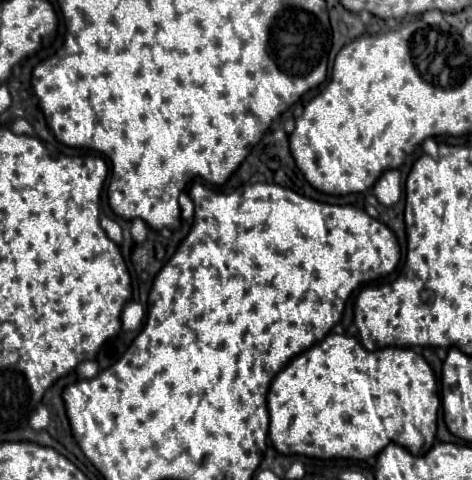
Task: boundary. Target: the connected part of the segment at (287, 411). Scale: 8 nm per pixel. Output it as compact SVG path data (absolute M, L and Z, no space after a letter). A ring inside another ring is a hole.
M330 333L324 341L312 345L300 353L300 357L294 357L272 381L268 391L270 441L282 455L306 455L316 459L364 461L376 457L390 443L420 455L428 453L436 441L438 407L440 397L434 372L418 353L400 347L366 351L354 337ZM404 393L408 393L414 409L400 409Z

